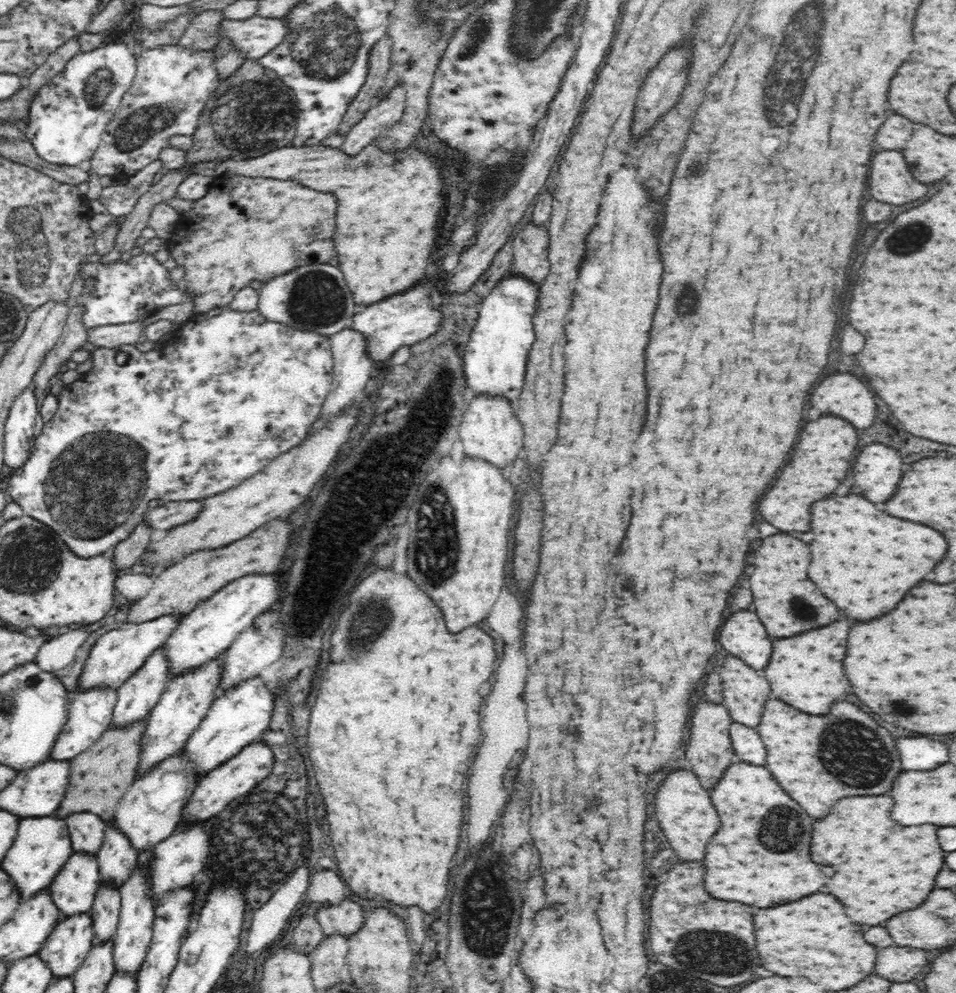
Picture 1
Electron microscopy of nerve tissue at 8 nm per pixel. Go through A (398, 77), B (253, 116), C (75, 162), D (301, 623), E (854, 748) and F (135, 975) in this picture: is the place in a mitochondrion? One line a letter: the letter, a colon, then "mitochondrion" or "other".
A: other
B: mitochondrion
C: other
D: other
E: mitochondrion
F: other

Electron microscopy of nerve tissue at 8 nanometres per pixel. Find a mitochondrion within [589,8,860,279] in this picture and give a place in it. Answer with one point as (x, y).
(793, 63)

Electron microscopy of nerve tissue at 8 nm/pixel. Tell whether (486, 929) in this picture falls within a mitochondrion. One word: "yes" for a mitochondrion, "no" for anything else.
yes

